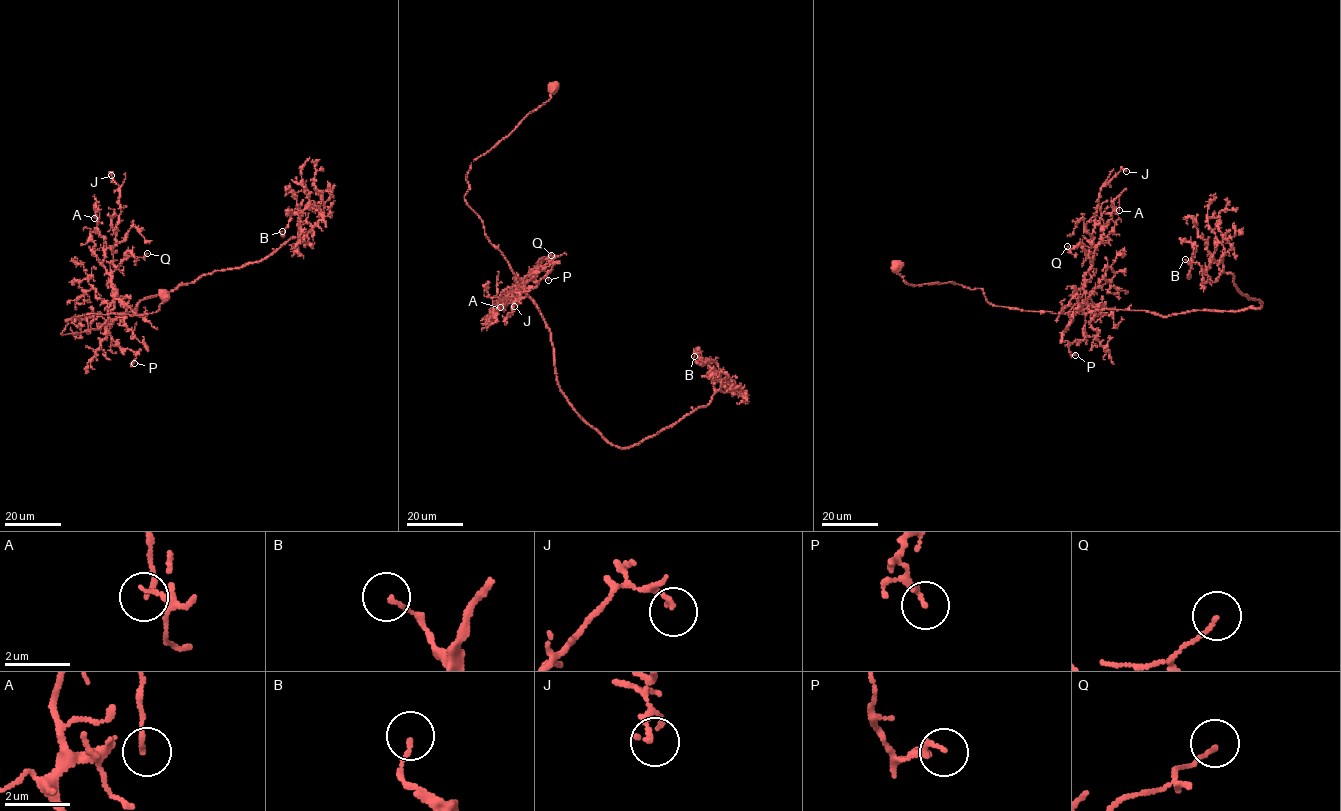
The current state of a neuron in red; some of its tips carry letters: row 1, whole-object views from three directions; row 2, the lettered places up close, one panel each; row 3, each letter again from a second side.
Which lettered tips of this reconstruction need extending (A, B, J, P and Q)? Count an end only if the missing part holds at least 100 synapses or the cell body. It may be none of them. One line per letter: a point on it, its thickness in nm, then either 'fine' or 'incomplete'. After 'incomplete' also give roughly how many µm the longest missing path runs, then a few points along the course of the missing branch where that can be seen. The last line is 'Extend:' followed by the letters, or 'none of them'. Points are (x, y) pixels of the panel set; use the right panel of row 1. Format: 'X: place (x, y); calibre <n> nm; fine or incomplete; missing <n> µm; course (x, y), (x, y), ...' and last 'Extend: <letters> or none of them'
A: place (1119, 210); calibre 90 nm; fine
B: place (1185, 259); calibre 120 nm; fine
J: place (1126, 171); calibre 170 nm; fine
P: place (1075, 355); calibre 160 nm; fine
Q: place (1067, 246); calibre 110 nm; fine
Extend: none of them

